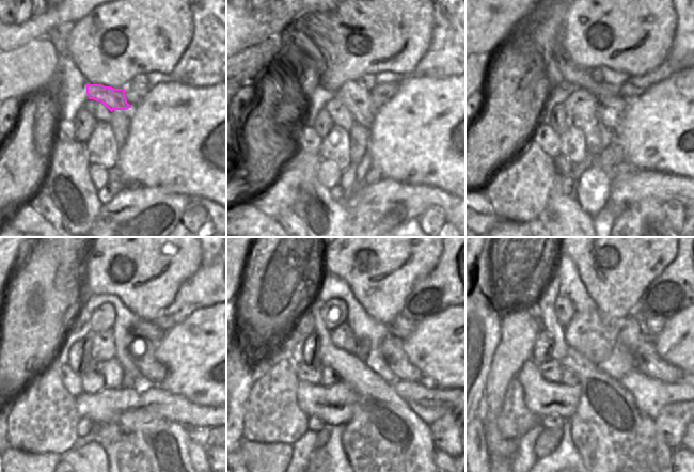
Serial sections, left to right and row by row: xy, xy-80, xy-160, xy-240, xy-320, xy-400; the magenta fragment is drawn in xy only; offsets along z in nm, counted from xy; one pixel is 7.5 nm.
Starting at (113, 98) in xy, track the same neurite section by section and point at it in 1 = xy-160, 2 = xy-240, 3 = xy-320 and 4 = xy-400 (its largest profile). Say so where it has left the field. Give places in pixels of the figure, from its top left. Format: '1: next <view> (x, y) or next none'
1: next xy-160 (610, 108)
2: next xy-240 (142, 350)
3: next xy-320 (392, 350)
4: next xy-400 (648, 362)

